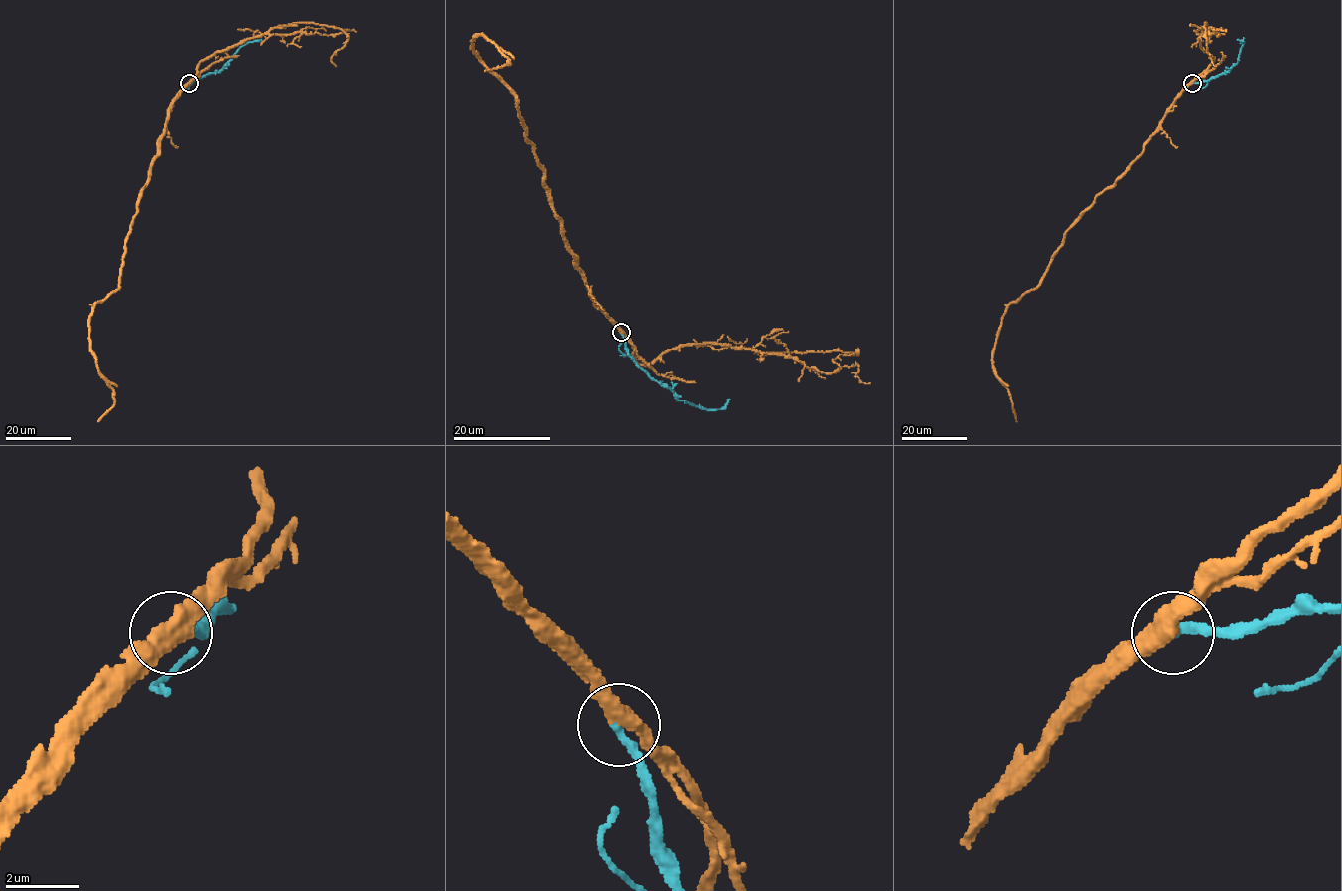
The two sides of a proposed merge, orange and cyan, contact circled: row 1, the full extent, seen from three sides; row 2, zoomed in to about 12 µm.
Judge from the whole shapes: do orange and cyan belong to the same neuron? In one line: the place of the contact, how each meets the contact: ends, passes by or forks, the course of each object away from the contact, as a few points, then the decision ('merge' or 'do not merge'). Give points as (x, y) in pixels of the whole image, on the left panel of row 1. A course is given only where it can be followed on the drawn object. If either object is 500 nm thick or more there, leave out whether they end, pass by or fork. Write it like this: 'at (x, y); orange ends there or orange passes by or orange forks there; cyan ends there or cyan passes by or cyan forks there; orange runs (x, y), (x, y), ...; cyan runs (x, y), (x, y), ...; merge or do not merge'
at (189, 83); orange passes by; cyan ends there; orange runs (189, 83), (173, 100), (141, 191), (119, 287), (93, 306), (89, 319), (96, 366), (114, 397), (97, 421); cyan runs (189, 83), (218, 72), (248, 42), (262, 40); merge

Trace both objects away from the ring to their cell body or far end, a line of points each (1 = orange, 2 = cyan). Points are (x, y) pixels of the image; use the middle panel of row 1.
1: (621, 332), (598, 307), (565, 241), (517, 100), (472, 49), (478, 35), (509, 61), (484, 71)
2: (621, 332), (628, 355), (680, 400), (721, 409), (730, 399)

